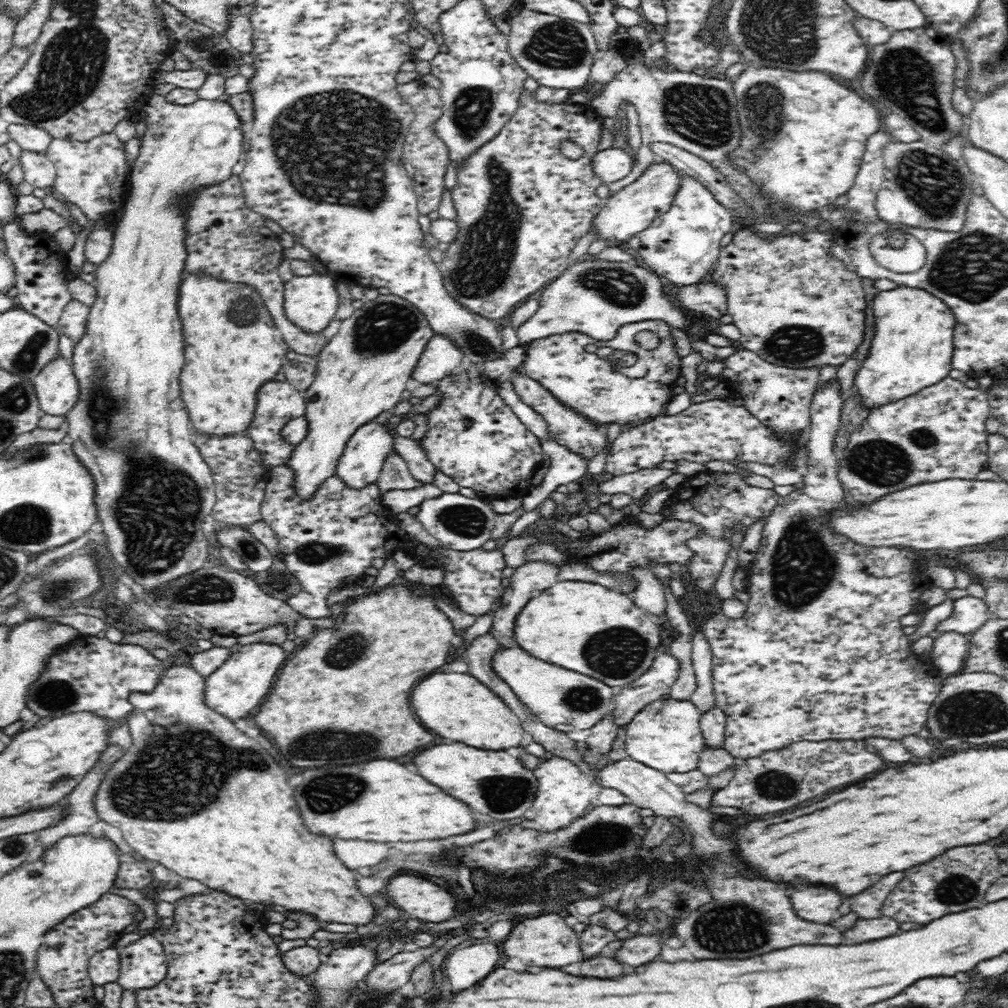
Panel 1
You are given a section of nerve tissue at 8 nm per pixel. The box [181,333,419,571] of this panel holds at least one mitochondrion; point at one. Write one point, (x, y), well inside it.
(313, 553)

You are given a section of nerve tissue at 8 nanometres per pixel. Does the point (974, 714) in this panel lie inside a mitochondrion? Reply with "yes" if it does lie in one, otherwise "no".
yes

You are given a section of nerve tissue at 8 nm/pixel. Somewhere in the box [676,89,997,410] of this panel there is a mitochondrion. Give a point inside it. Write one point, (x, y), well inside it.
(934, 185)

